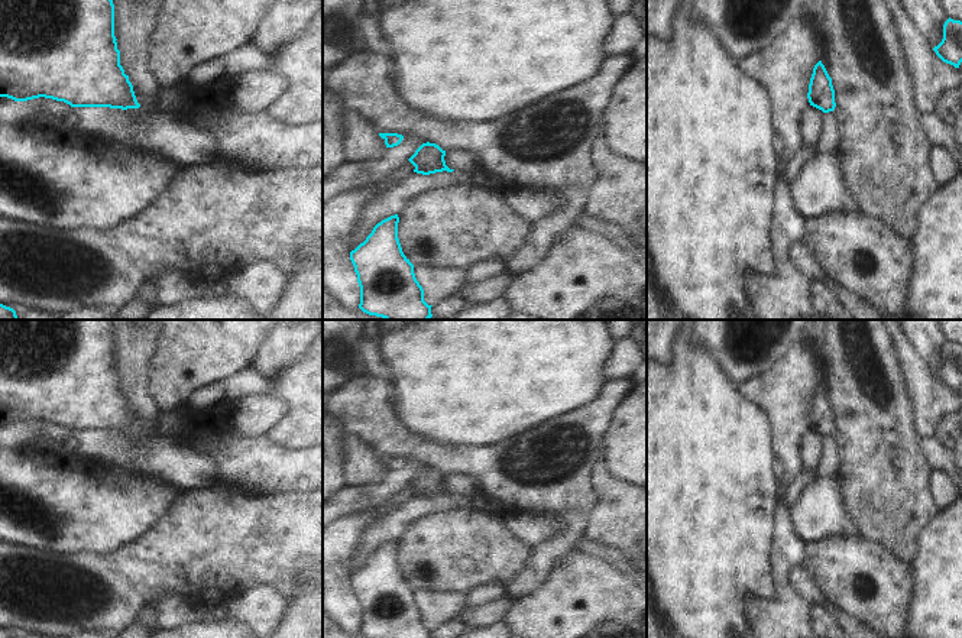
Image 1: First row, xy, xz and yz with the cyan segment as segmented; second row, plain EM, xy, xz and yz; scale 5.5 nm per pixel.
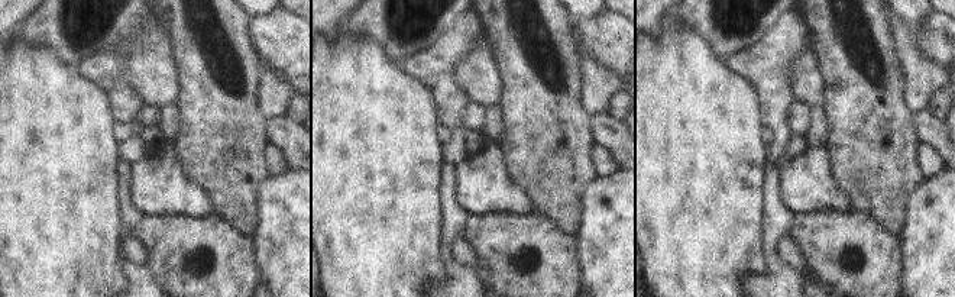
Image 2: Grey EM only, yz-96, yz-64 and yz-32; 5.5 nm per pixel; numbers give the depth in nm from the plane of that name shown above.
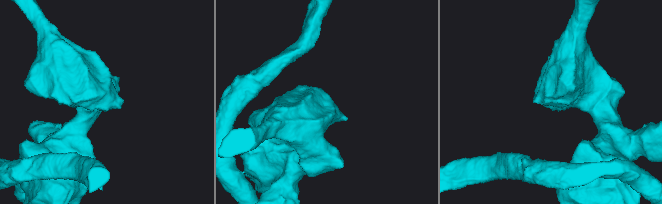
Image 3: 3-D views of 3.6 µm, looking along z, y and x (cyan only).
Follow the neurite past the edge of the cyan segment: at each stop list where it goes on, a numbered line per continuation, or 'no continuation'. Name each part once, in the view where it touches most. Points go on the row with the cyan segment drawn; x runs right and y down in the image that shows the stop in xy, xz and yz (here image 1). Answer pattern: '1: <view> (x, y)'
no continuation

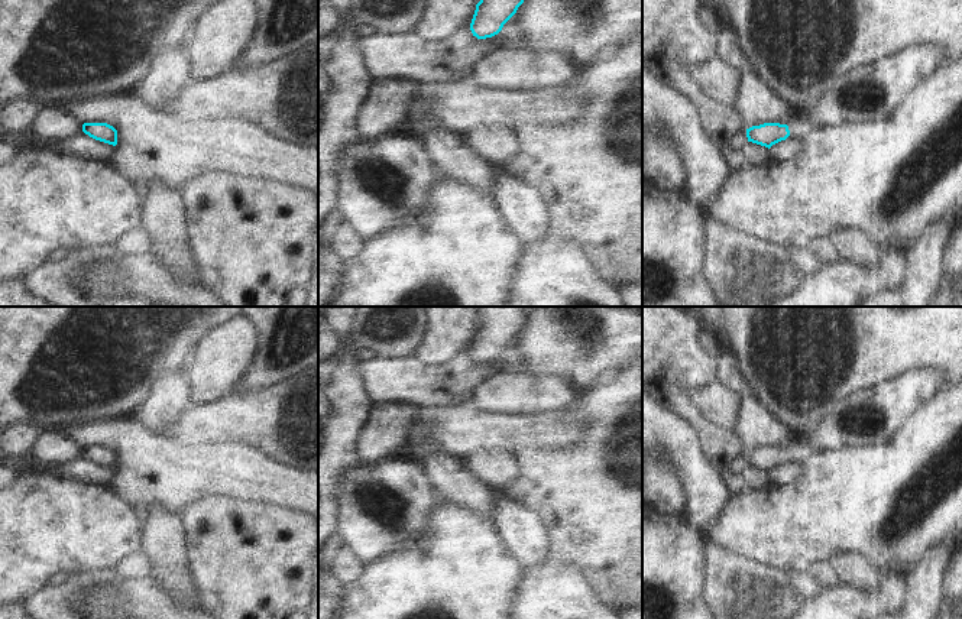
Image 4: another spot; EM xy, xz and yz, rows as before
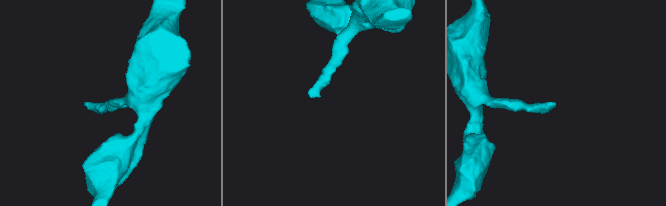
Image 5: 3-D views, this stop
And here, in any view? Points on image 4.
1: yz (802, 123)

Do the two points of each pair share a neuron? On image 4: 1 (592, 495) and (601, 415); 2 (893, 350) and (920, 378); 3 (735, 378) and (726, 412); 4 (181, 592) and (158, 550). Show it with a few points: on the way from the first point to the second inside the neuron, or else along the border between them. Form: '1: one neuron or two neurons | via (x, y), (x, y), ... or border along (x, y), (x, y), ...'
1: one neuron | via (601, 475), (601, 436)
2: two neurons | border along (945, 372), (936, 368), (912, 368), (880, 381)
3: two neurons | border along (716, 379), (739, 396)
4: one neuron | via (177, 582), (169, 571), (168, 560)

